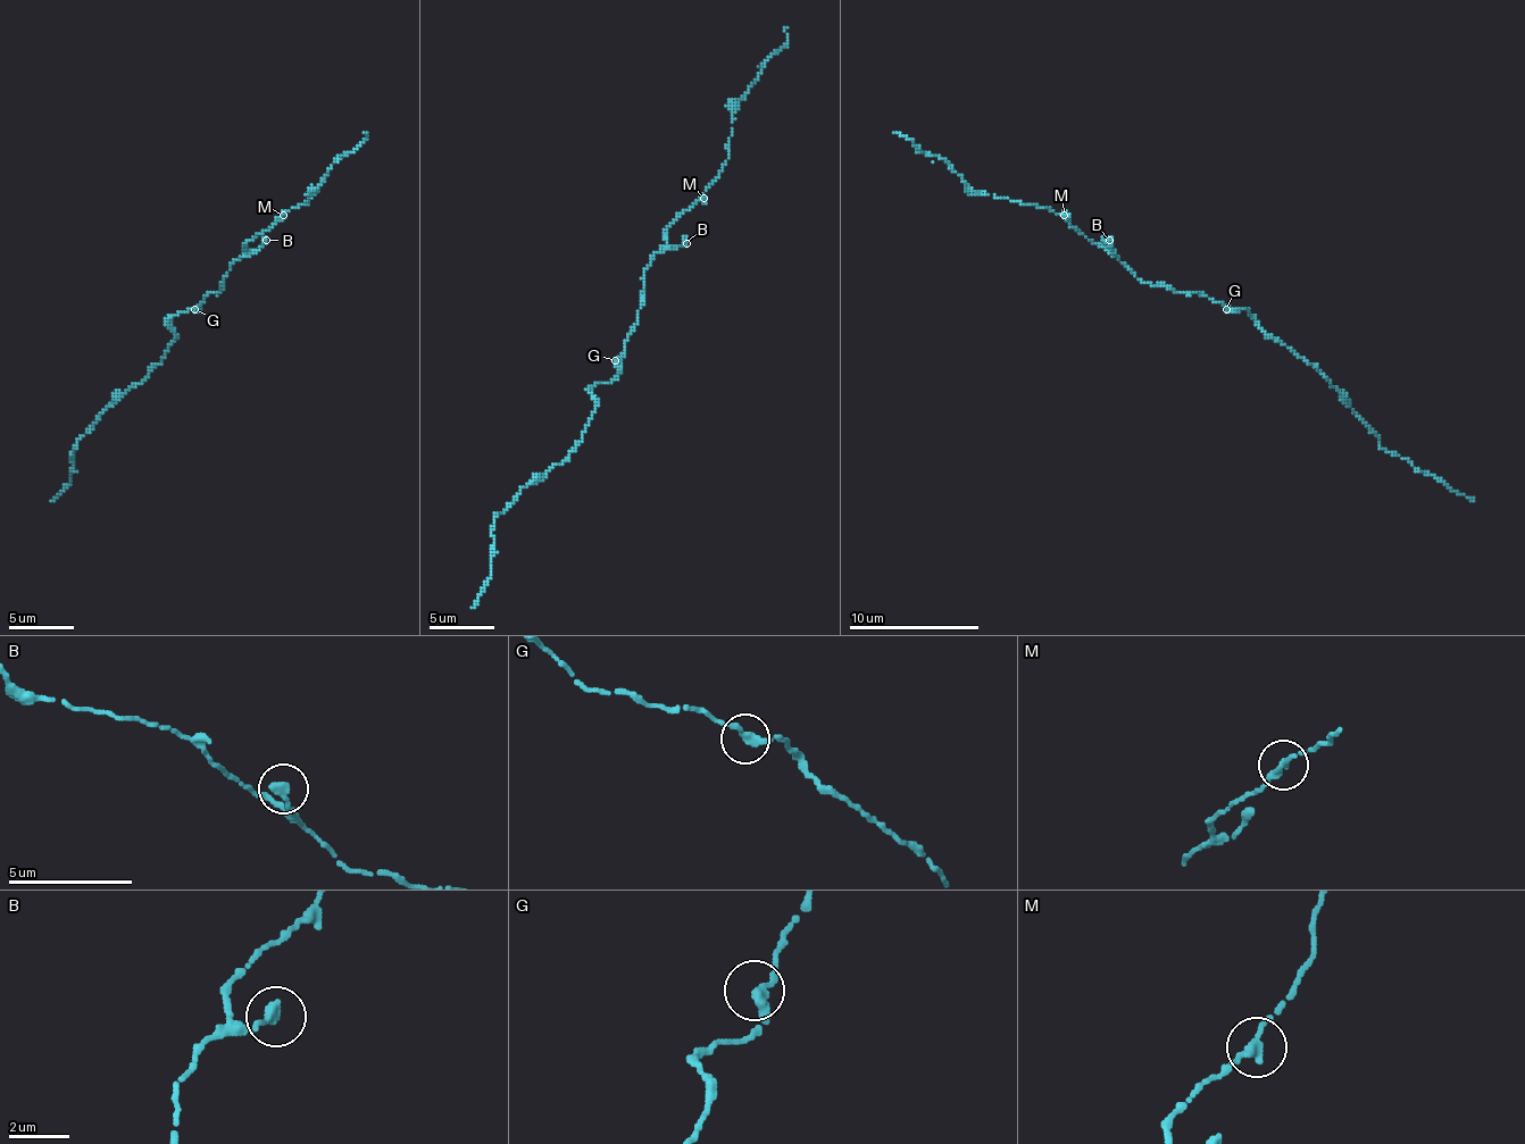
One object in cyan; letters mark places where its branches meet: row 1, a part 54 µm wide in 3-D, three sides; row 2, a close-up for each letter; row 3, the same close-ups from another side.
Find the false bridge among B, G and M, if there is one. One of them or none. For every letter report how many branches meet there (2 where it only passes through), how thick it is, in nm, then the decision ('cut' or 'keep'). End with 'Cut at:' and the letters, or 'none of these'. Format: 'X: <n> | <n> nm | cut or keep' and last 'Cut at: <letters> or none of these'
B: 1 | 400 nm | keep
G: 2 | 280 nm | keep
M: 2 | 280 nm | keep
Cut at: none of these

